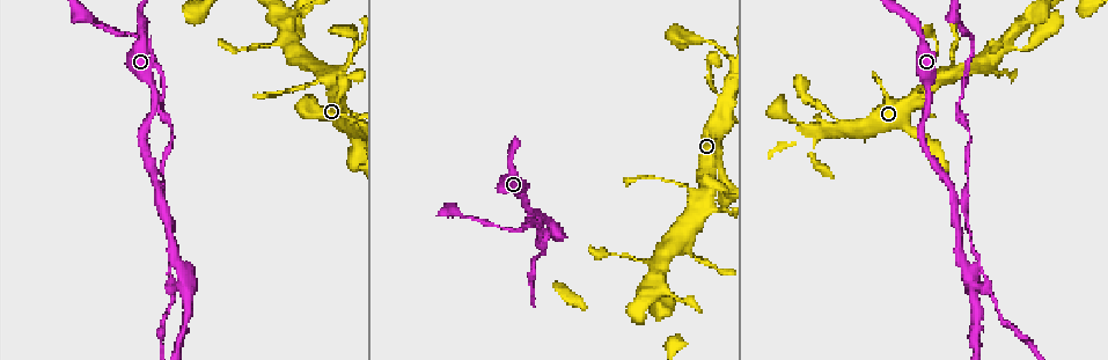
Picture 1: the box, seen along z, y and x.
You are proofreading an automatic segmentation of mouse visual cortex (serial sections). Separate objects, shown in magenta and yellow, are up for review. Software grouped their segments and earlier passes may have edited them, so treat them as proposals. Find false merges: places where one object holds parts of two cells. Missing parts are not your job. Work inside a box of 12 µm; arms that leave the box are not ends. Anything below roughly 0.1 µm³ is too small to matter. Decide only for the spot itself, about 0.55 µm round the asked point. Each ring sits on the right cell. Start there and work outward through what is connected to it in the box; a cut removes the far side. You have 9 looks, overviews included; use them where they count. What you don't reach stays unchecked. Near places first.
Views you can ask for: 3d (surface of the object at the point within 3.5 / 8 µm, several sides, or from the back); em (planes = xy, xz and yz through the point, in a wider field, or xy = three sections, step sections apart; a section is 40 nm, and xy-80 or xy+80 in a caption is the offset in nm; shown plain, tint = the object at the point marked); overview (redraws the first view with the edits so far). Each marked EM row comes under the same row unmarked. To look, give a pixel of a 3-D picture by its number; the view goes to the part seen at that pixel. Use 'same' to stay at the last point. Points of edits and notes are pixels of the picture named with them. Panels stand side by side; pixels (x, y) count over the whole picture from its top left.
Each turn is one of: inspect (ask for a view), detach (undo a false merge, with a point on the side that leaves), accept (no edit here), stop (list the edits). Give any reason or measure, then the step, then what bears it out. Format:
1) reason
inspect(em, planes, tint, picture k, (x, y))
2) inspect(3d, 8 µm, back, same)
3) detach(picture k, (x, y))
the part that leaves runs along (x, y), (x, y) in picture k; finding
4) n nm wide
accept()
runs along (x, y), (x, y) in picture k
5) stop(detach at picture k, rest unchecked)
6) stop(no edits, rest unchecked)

side arm on a straight run
inspect(3d, 3.5 µm, picture 1, (719, 96))

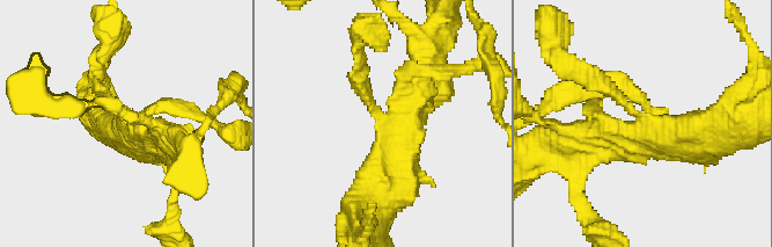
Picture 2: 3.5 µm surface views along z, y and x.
inspect(em, xy, step 1, tint, picture 2, (640, 117))

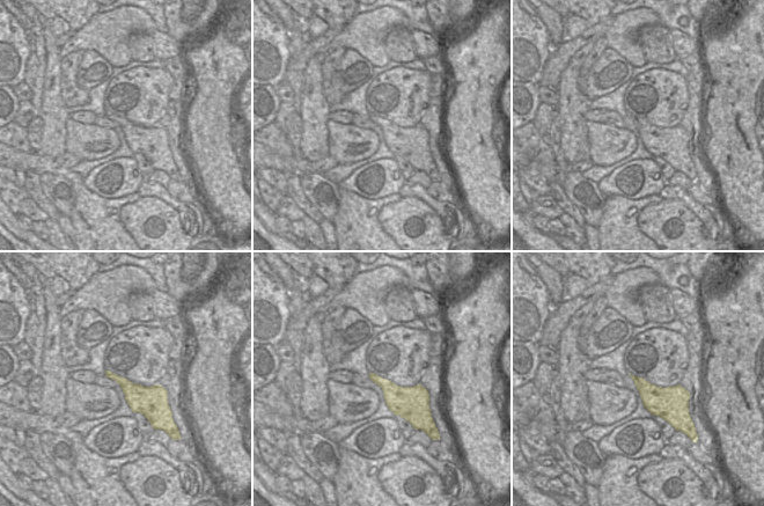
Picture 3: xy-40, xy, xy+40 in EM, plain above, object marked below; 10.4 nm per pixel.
accept()
runs along (705, 136), (663, 139), (583, 79) in picture 2; all the same cell

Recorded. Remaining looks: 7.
calibre changes
inspect(3d, 3.5 µm, picture 1, (716, 211))

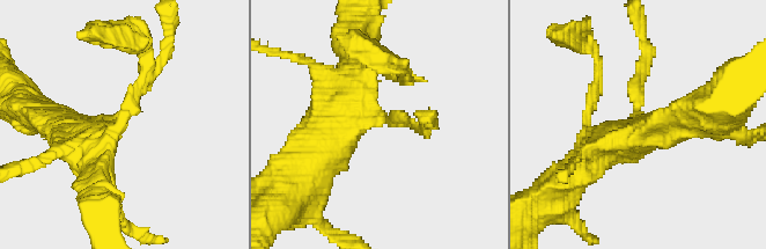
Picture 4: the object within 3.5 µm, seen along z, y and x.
3 arms; arms of 150, 500, 500 nm
inspect(em, planes, tint, picture 4, (381, 120))

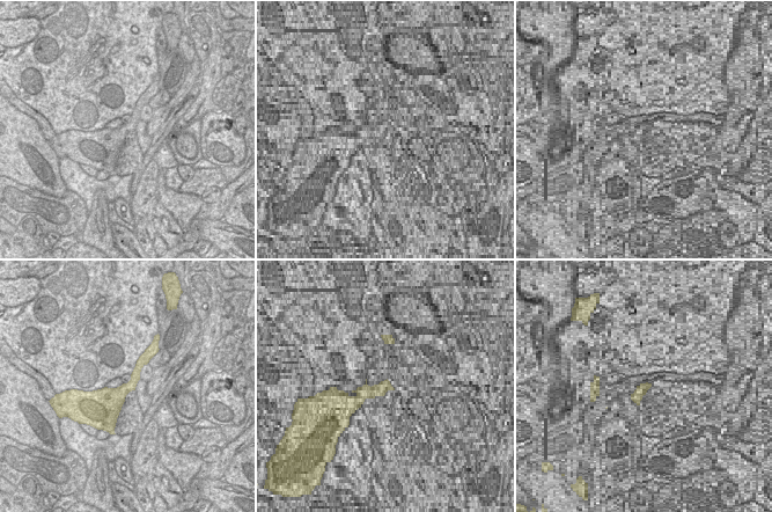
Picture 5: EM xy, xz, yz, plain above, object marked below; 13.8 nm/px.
cut it another way
inspect(em, xy, step 5, tint, same)

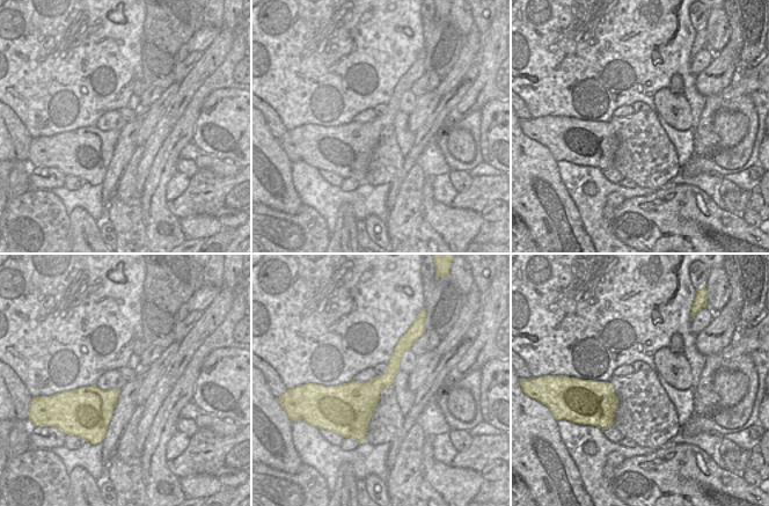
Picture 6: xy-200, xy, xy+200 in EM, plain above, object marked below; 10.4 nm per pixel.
accept()
runs along (94, 154), (164, 55) in picture 4; one cell here

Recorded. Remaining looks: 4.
thin neck
inspect(3d, 8 µm, back, picture 1, (661, 285))

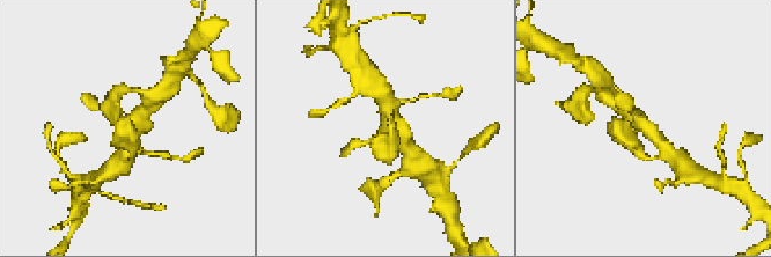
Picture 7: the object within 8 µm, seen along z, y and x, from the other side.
need the tissue
inspect(em, xy, step 2, tint, picture 7, (644, 124))

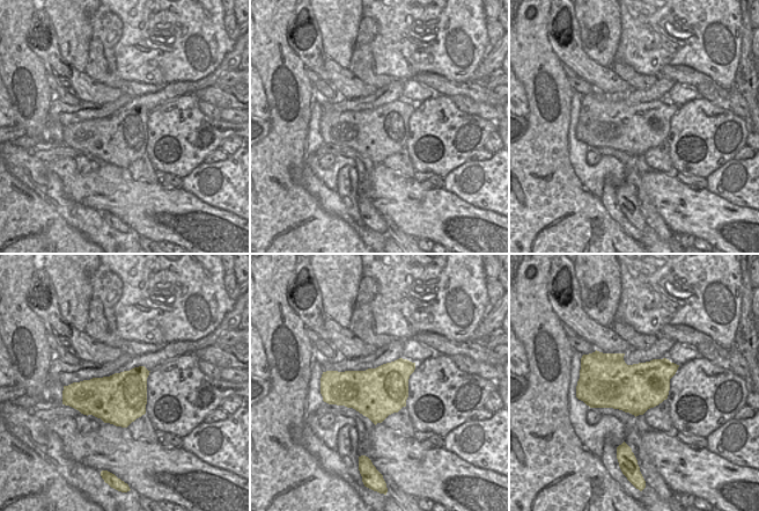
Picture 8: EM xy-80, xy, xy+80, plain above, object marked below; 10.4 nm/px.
accept()
one cell here

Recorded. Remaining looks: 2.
sudden change in width
inspect(3d, 3.5 µm, picture 1, (181, 282))

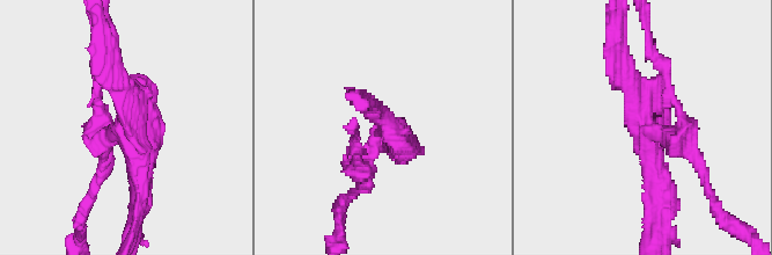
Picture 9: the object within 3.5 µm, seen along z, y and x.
inspect(em, xy, step 5, tint, picture 9, (126, 123))

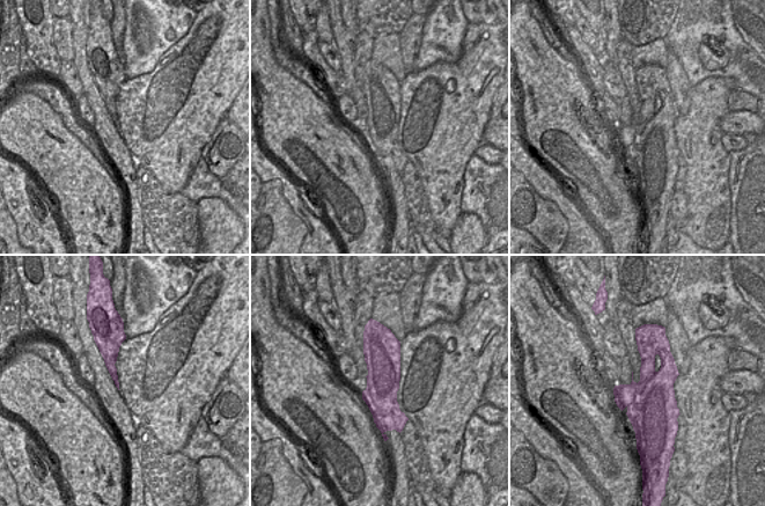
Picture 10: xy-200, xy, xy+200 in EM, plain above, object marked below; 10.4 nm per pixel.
detach(picture 9, (683, 143))
the part that leaves runs along (652, 129), (684, 129), (661, 62) in picture 9; two cells meet here

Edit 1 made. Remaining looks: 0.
stop(detach at picture 9, rest unchecked)

